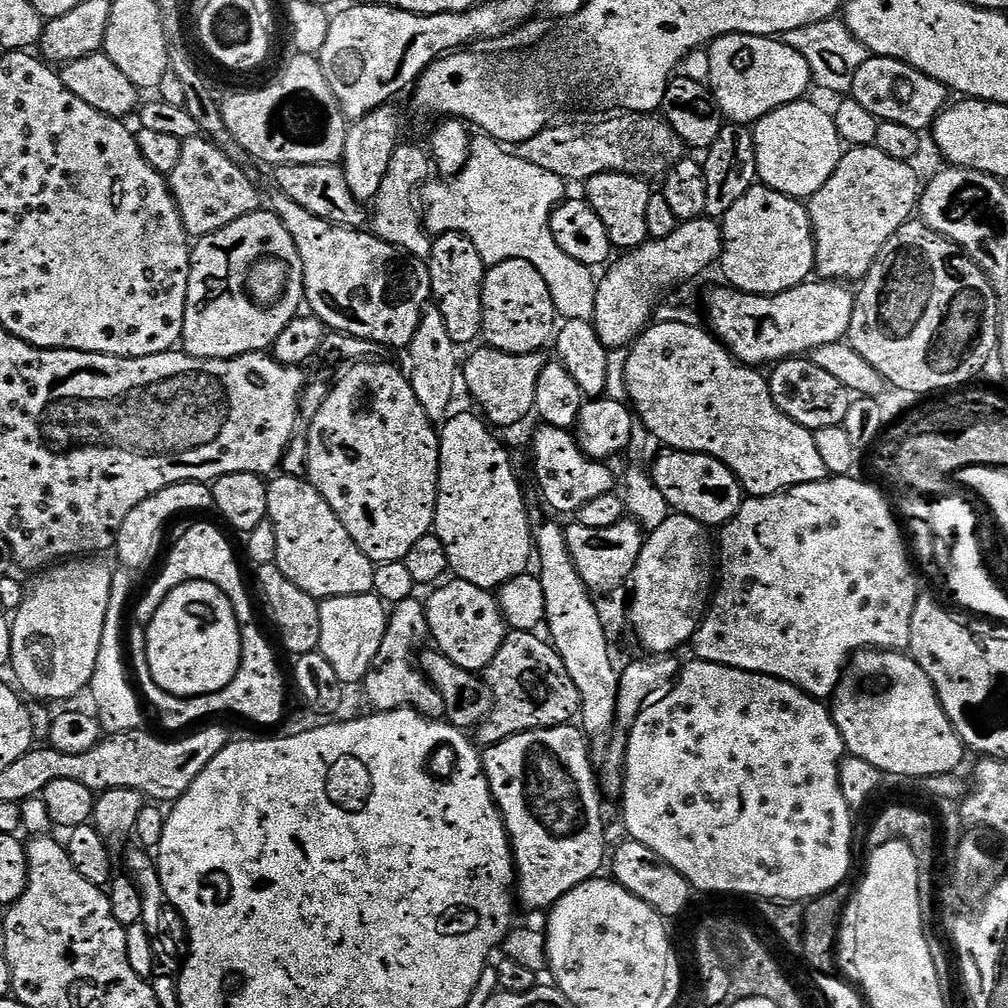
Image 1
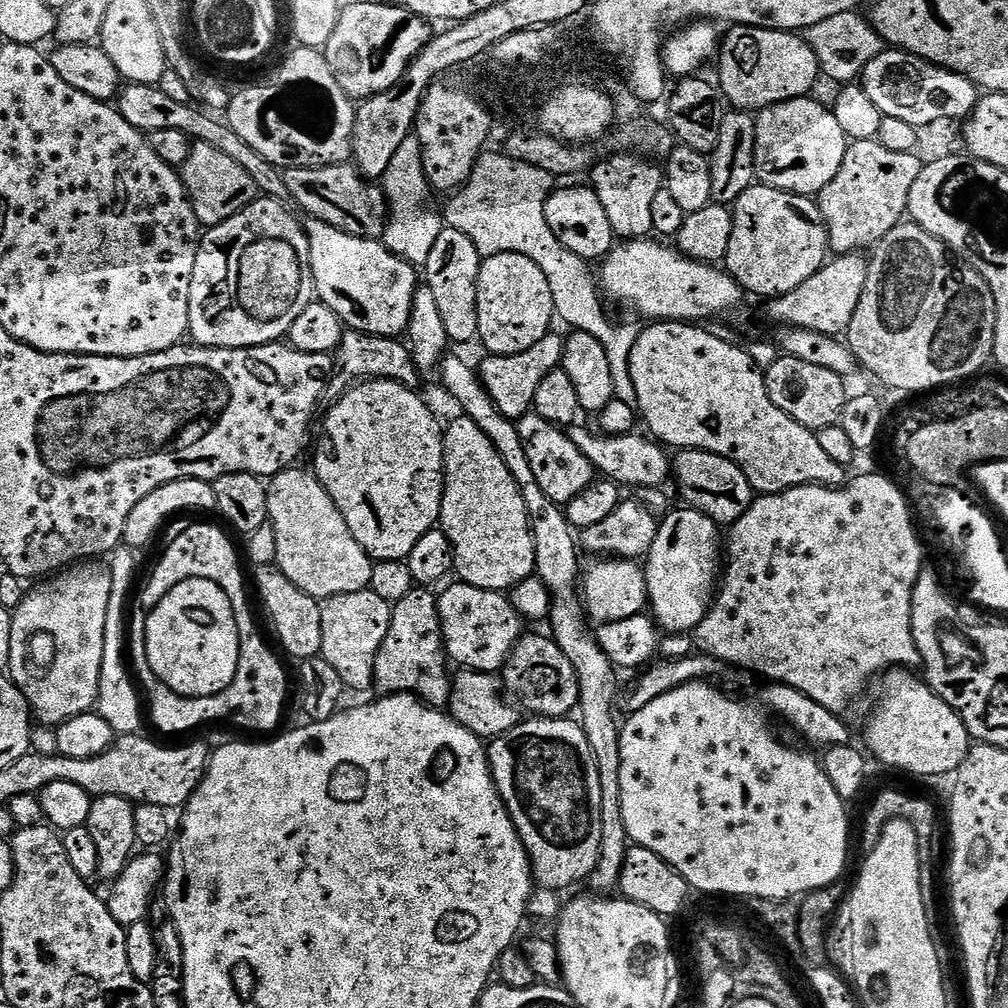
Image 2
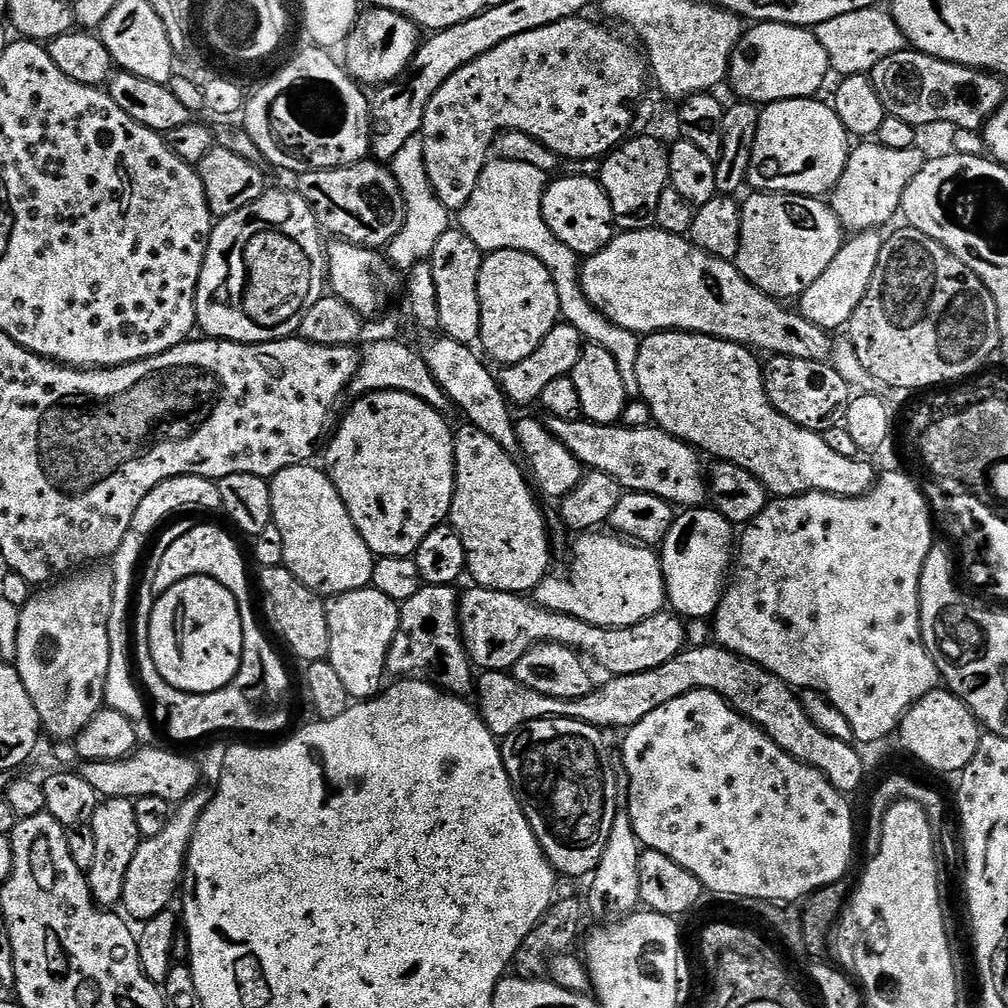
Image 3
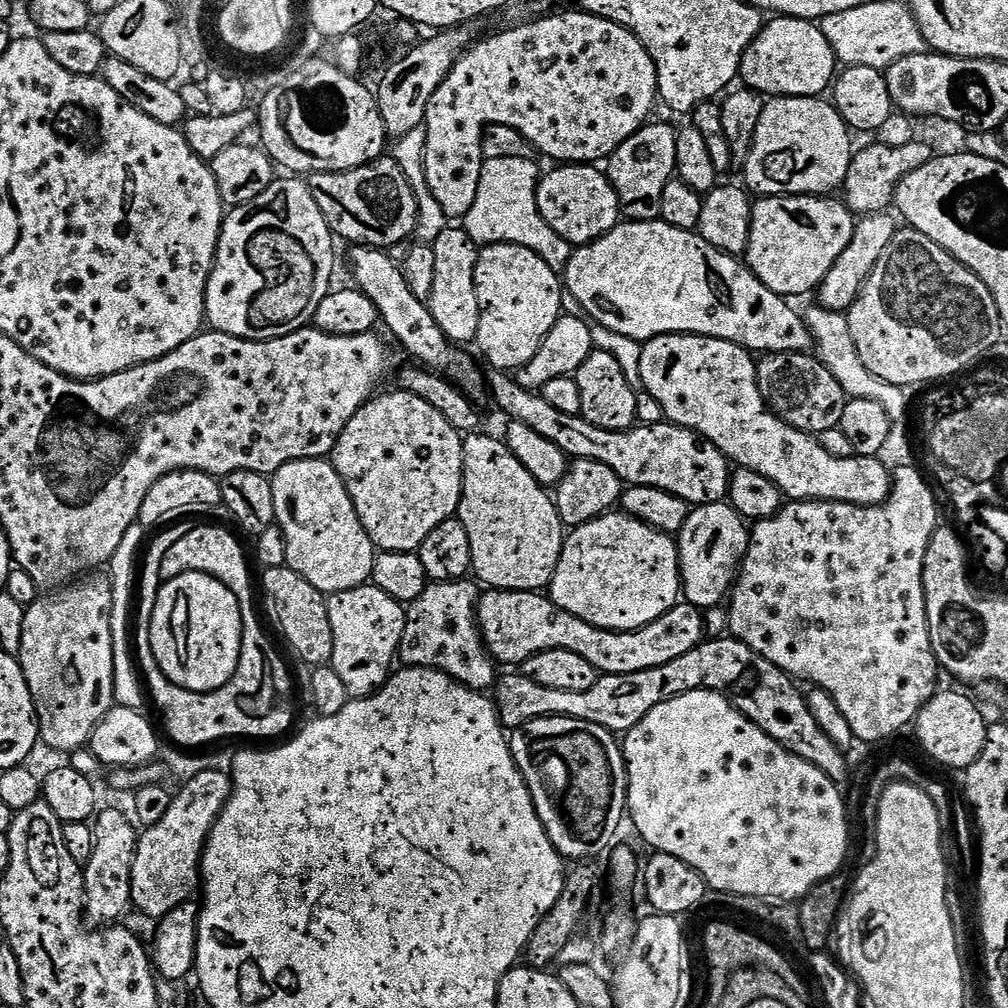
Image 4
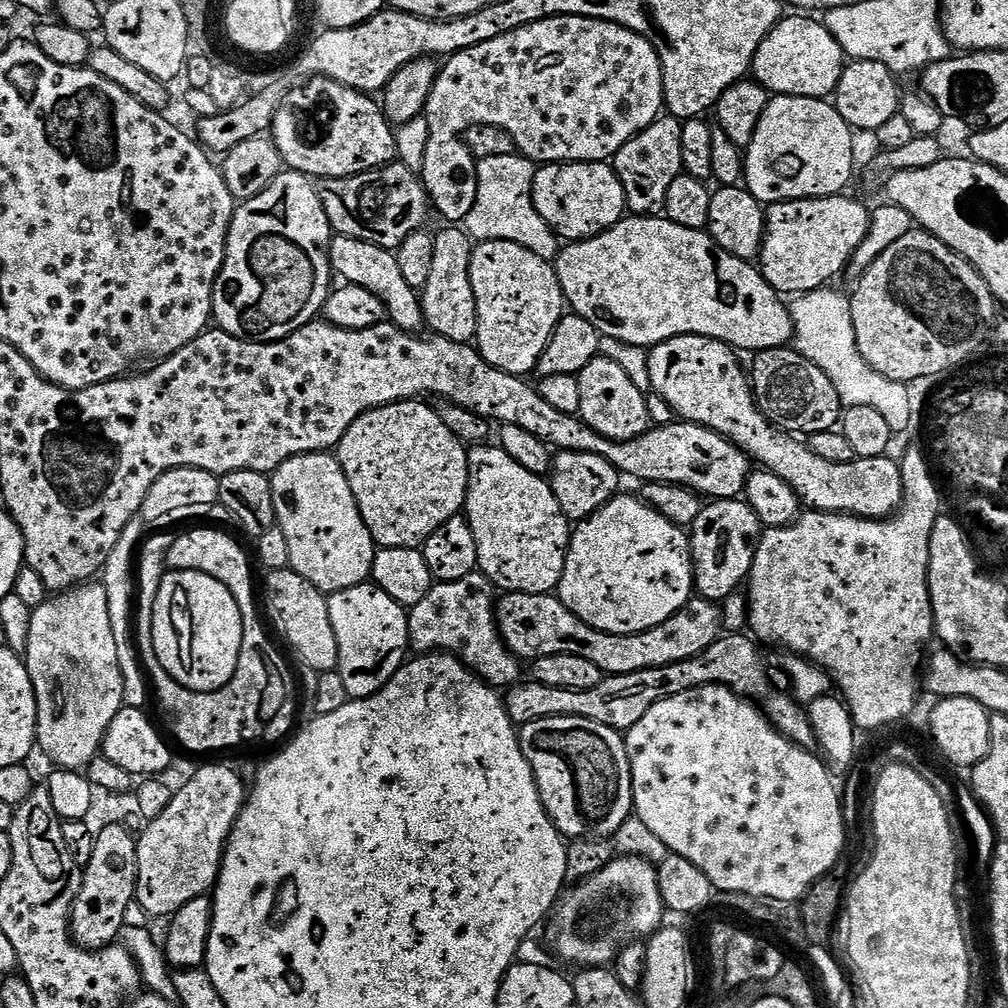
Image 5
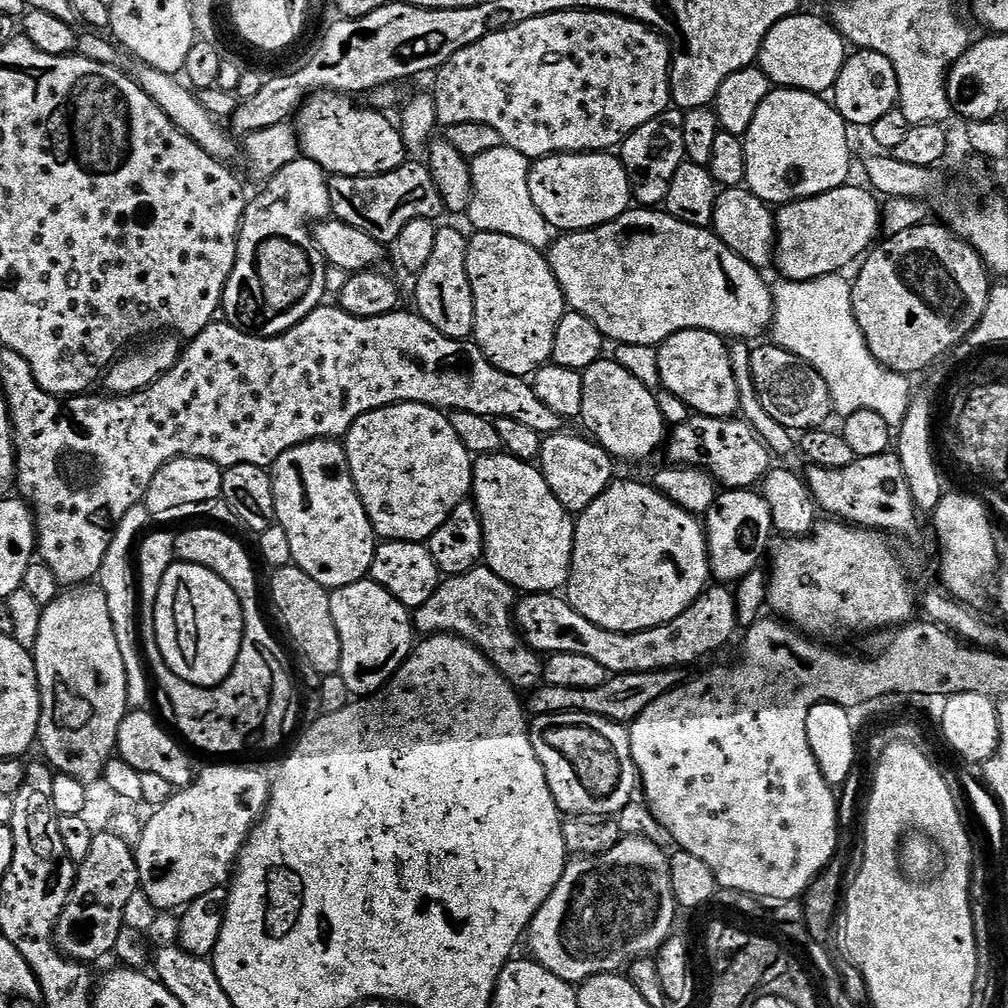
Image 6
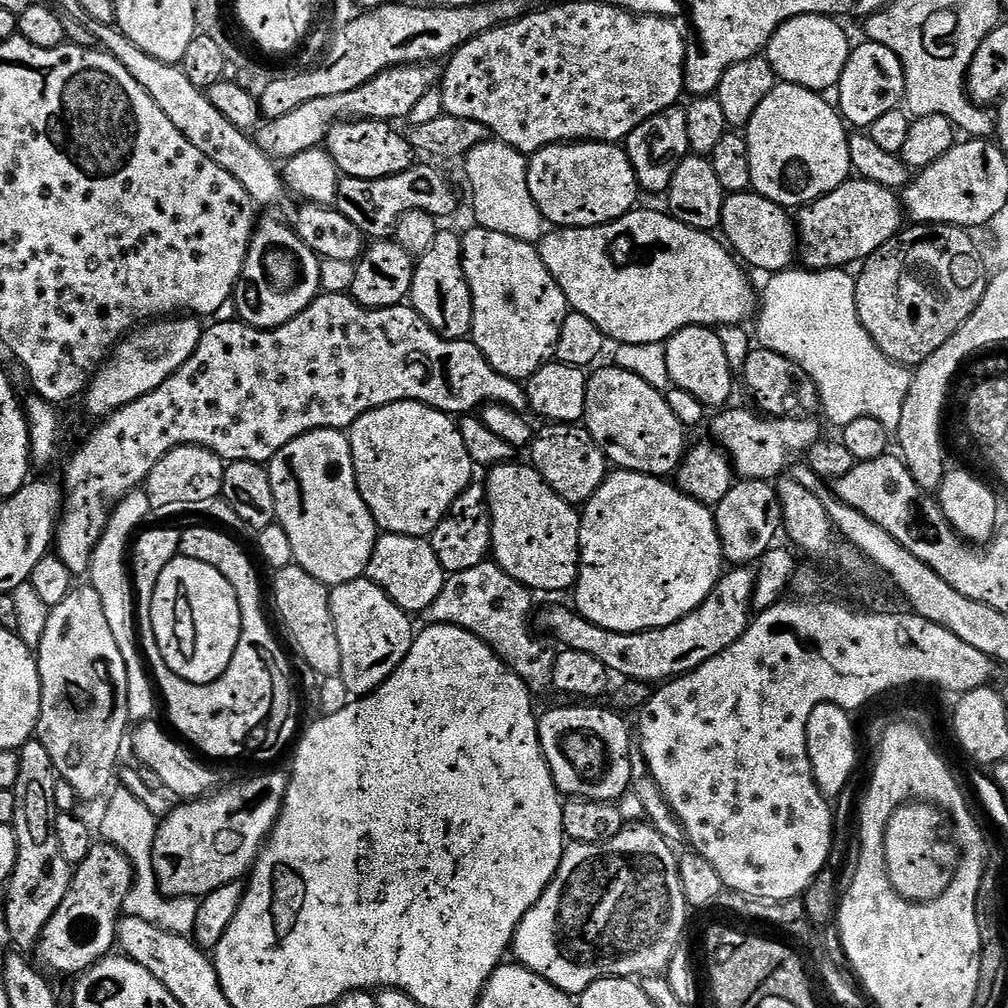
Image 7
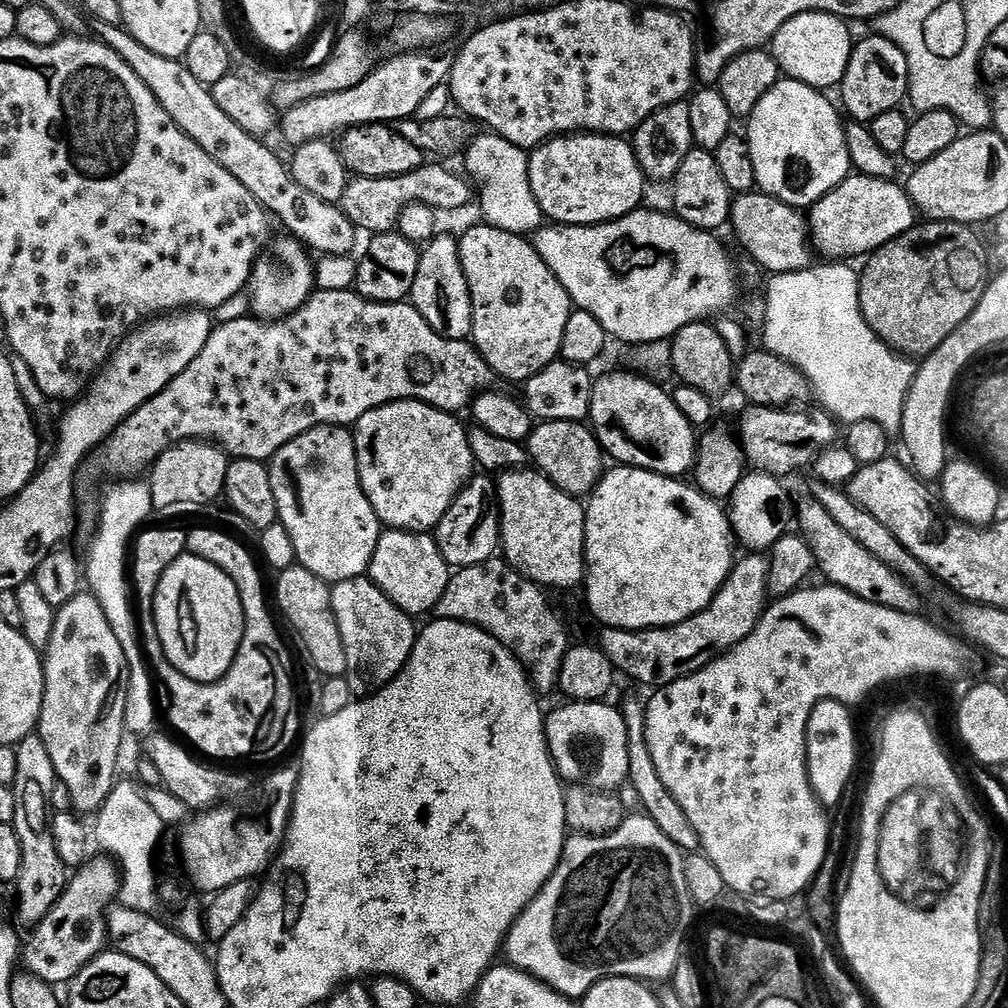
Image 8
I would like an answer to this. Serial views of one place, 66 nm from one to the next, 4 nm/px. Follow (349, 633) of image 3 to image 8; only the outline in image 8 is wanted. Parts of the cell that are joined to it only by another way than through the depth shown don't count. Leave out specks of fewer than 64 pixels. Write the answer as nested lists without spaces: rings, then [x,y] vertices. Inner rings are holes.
[[[371,579],[344,580],[340,584],[331,585],[332,605],[338,622],[338,630],[342,634],[342,646],[346,646],[346,666],[348,681],[353,697],[371,696],[380,688],[385,688],[395,676],[404,669],[404,663],[410,658],[412,648],[416,644],[418,628],[413,617],[402,611],[389,596],[373,584]]]

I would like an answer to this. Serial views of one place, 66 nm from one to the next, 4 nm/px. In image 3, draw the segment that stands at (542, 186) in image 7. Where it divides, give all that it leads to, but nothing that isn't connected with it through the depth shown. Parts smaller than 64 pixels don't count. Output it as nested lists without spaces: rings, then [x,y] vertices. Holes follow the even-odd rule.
[[[564,176],[547,185],[542,198],[542,214],[546,226],[557,236],[577,257],[587,258],[598,250],[605,248],[614,235],[614,217],[610,198],[606,198],[606,190],[601,186],[599,179],[588,176]]]

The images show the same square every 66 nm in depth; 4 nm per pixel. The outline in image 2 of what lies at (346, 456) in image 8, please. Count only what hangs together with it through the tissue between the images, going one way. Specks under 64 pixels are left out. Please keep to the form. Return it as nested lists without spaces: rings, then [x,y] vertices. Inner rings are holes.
[[[293,466],[284,469],[283,472],[271,477],[267,481],[268,486],[268,518],[274,526],[274,534],[278,534],[278,554],[276,555],[275,567],[282,570],[282,574],[286,574],[286,578],[290,578],[290,582],[294,582],[294,586],[298,586],[298,590],[302,590],[306,594],[310,594],[321,602],[330,599],[331,596],[338,594],[354,594],[355,592],[365,591],[372,582],[372,565],[374,563],[372,557],[366,554],[366,550],[354,538],[354,534],[350,530],[350,526],[346,524],[346,518],[342,516],[338,510],[338,506],[330,498],[330,494],[322,486],[322,482],[311,471],[303,472],[300,466]]]

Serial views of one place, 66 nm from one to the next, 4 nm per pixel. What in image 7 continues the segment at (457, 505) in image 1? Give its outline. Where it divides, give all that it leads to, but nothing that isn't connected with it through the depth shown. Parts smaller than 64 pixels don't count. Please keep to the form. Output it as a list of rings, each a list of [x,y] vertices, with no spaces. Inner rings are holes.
[[[527,463],[497,464],[487,474],[488,505],[492,511],[492,551],[494,562],[533,593],[564,592],[575,589],[580,573],[580,512],[568,504]]]

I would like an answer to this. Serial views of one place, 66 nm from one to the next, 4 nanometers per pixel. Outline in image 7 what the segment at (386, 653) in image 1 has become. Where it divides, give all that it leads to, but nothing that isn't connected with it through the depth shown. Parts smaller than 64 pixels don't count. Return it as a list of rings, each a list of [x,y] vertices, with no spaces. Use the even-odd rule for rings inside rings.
[[[485,562],[470,570],[451,573],[442,586],[442,594],[430,602],[422,616],[428,624],[449,624],[470,630],[500,653],[500,657],[527,682],[531,692],[551,693],[558,648],[553,641],[543,644],[532,636],[533,599],[531,589],[506,574],[495,562]]]

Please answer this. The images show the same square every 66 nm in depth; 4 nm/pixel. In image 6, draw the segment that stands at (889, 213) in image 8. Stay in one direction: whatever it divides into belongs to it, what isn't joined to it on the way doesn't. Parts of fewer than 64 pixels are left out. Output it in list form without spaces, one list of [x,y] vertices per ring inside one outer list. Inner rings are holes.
[[[852,187],[835,188],[821,196],[793,200],[775,213],[774,268],[781,272],[784,280],[817,280],[843,273],[843,268],[852,263],[855,265],[877,243],[882,232],[881,201],[876,201],[877,197],[867,187]]]

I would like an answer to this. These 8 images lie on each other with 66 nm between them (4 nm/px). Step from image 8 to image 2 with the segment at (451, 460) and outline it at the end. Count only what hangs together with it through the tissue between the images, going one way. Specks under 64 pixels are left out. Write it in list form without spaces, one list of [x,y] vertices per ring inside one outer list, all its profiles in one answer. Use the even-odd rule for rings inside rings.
[[[365,379],[363,382],[357,383],[355,386],[351,387],[349,392],[345,396],[341,397],[339,400],[335,401],[331,405],[328,417],[324,420],[324,437],[316,444],[316,468],[314,467],[314,475],[319,478],[322,482],[322,486],[330,494],[330,498],[338,506],[338,510],[344,518],[346,518],[346,524],[350,526],[350,530],[354,534],[354,538],[357,540],[361,546],[366,550],[366,554],[372,557],[373,561],[379,562],[382,560],[402,560],[407,561],[410,550],[414,550],[414,546],[418,542],[418,538],[422,538],[422,534],[426,534],[431,530],[431,528],[437,527],[440,523],[440,507],[444,501],[444,433],[445,429],[440,428],[440,424],[436,421],[436,416],[431,412],[430,409],[424,405],[424,400],[418,394],[419,391],[413,390],[411,387],[400,384],[398,381],[394,380],[383,380],[383,379]]]

